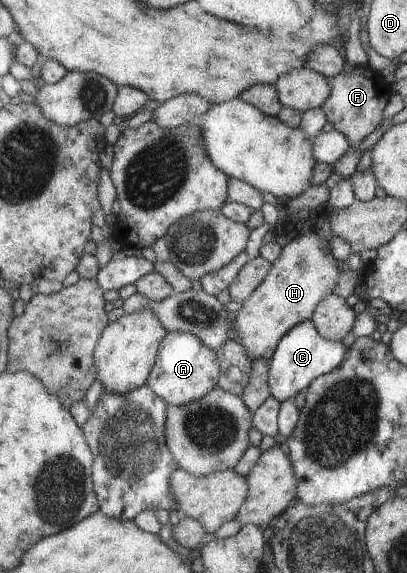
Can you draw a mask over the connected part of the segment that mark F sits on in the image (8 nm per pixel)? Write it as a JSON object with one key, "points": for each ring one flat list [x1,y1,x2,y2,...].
{"points":[[346,62,338,74,327,78,331,90,329,98,320,108,325,112,325,117,331,122,333,129,347,138,350,148,356,148,360,141,378,126,382,118,382,110,388,102,390,90,378,73,374,72,368,64,350,66]]}

